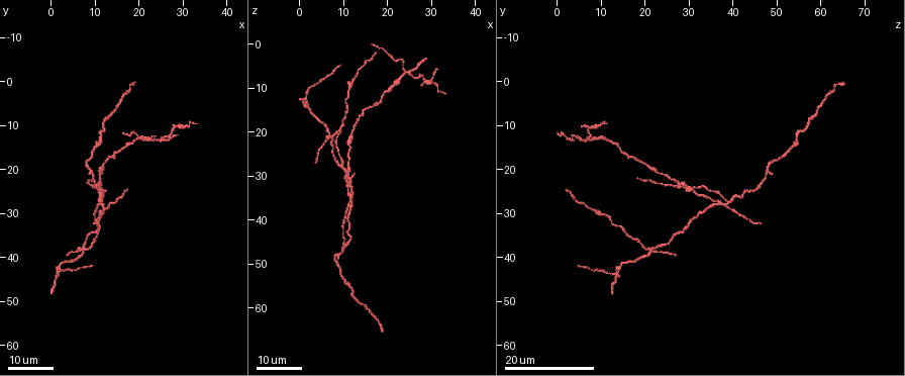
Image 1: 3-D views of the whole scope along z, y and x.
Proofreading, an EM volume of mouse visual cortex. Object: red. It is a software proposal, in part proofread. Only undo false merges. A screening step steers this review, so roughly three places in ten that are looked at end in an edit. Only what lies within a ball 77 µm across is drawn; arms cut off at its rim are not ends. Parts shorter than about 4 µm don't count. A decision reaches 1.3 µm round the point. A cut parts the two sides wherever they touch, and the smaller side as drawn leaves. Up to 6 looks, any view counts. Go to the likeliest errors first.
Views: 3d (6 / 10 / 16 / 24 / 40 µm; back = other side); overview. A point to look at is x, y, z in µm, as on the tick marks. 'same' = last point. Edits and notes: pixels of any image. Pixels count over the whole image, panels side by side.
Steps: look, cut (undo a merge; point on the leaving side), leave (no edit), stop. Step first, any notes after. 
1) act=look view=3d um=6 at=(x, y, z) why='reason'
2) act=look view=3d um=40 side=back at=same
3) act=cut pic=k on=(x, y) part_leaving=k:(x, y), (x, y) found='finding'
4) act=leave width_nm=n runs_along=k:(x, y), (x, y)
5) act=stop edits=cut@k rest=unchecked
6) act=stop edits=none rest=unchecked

act=look view=3d um=16 at=(7.0, 39.0, 21.5) why='four or more arms meet'

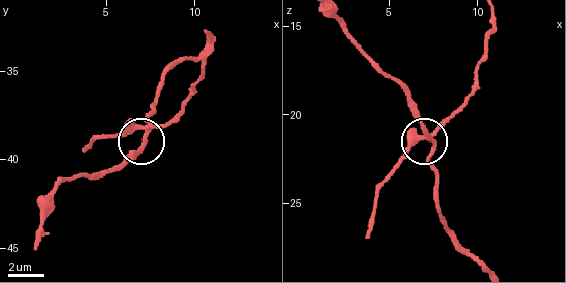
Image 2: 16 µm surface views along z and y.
act=look view=3d um=10 at=(7.1, 38.6, 21.3) why='zoom in'

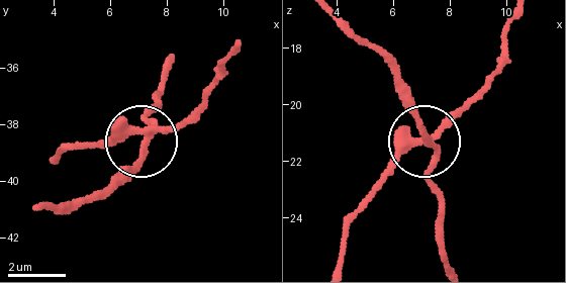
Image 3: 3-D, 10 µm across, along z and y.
act=cut pic=3 on=(177, 130) part_leaving=3:(146, 131), (179, 124), (229, 52) found='a second neuron is stuck on'

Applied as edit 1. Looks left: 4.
act=look view=3d um=16 at=(9.0, 20.5, 48.0) why='sudden change in width'

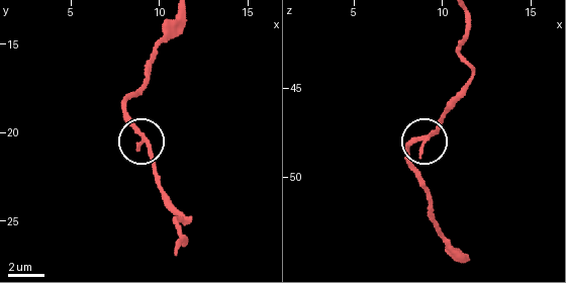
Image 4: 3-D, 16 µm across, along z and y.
act=look view=3d um=6 at=(9.0, 20.2, 47.7)

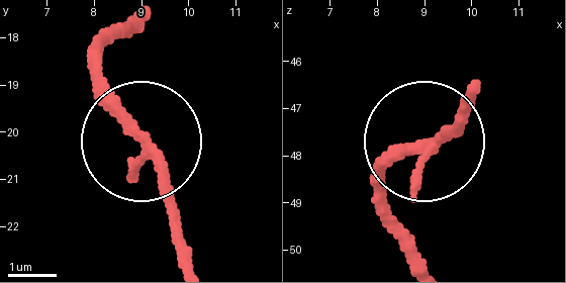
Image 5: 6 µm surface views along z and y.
act=leave arms=3 found='continuous, no second neuron'

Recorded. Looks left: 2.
act=stop edits=cut@3 rest=unchecked

